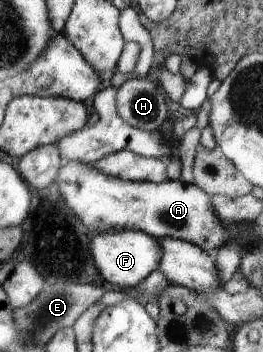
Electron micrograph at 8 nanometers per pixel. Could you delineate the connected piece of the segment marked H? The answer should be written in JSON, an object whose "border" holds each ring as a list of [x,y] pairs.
{"border":[[[149,76],[127,79],[116,93],[118,113],[129,125],[157,132],[167,119],[165,93]]]}

